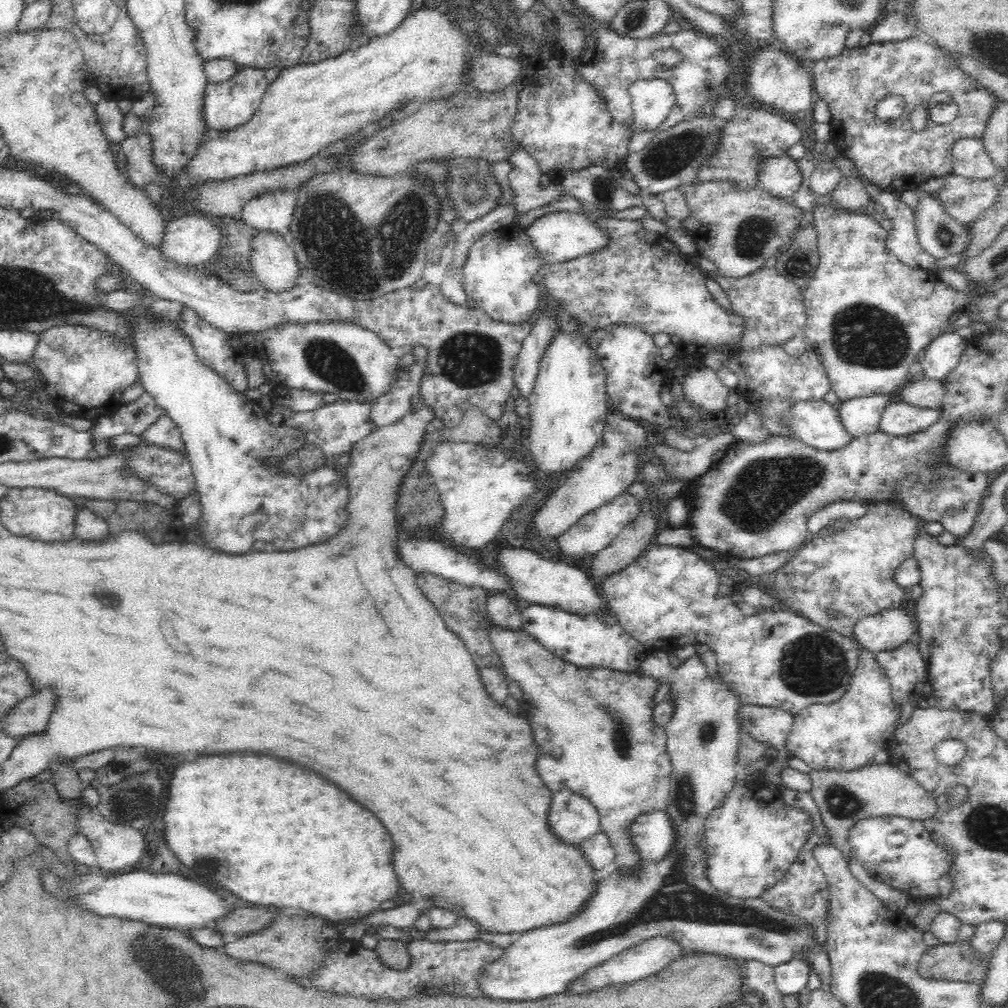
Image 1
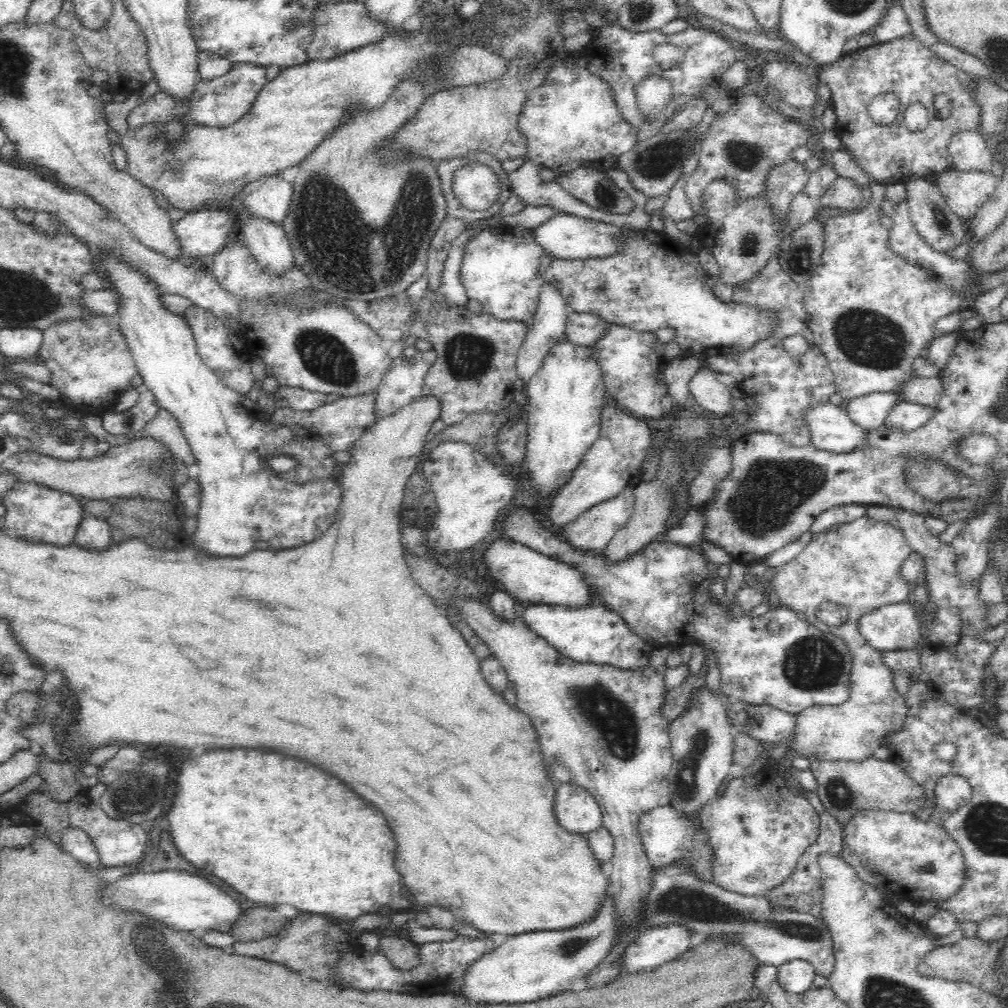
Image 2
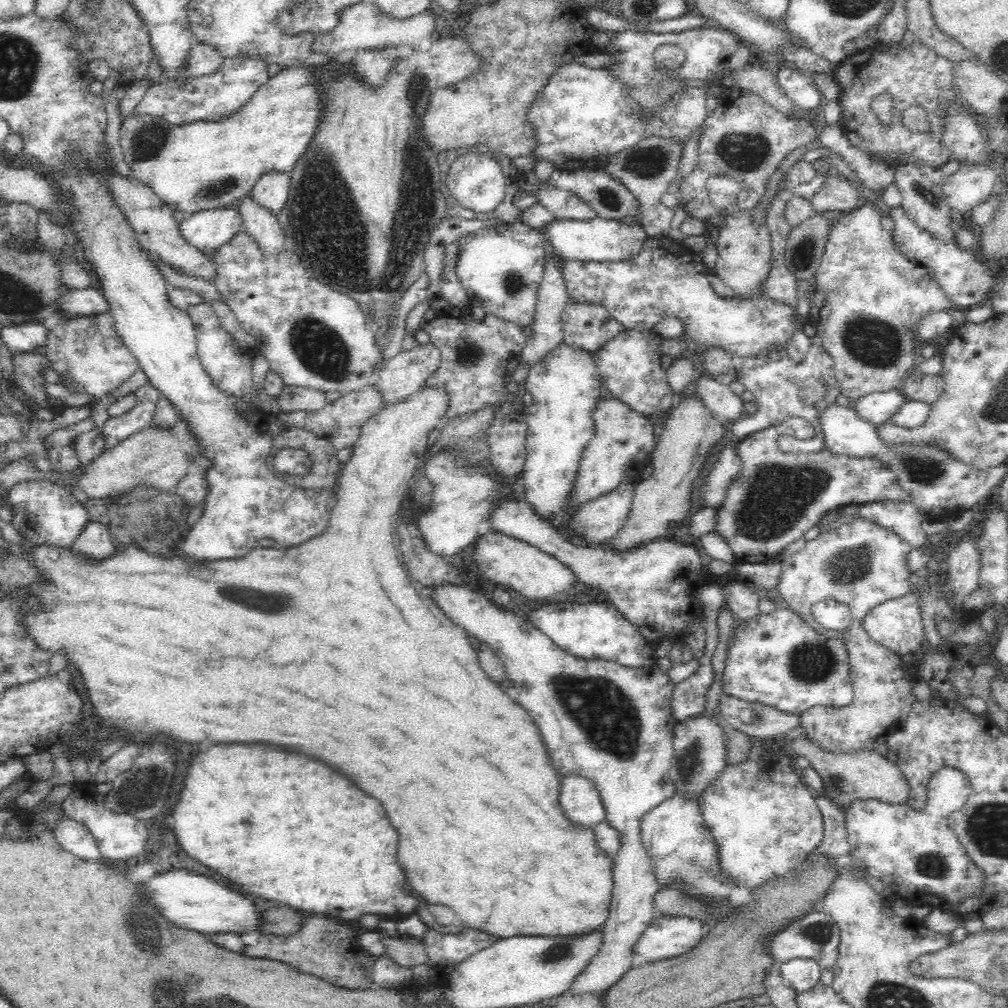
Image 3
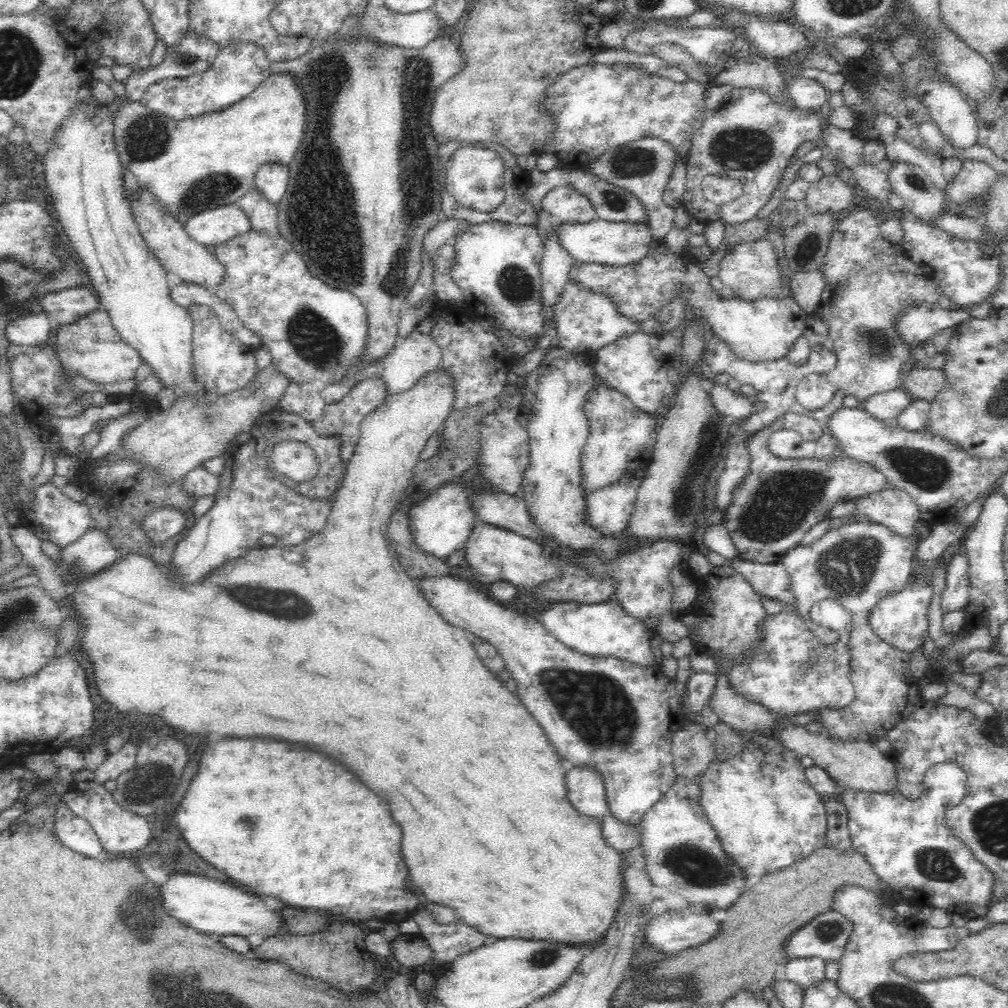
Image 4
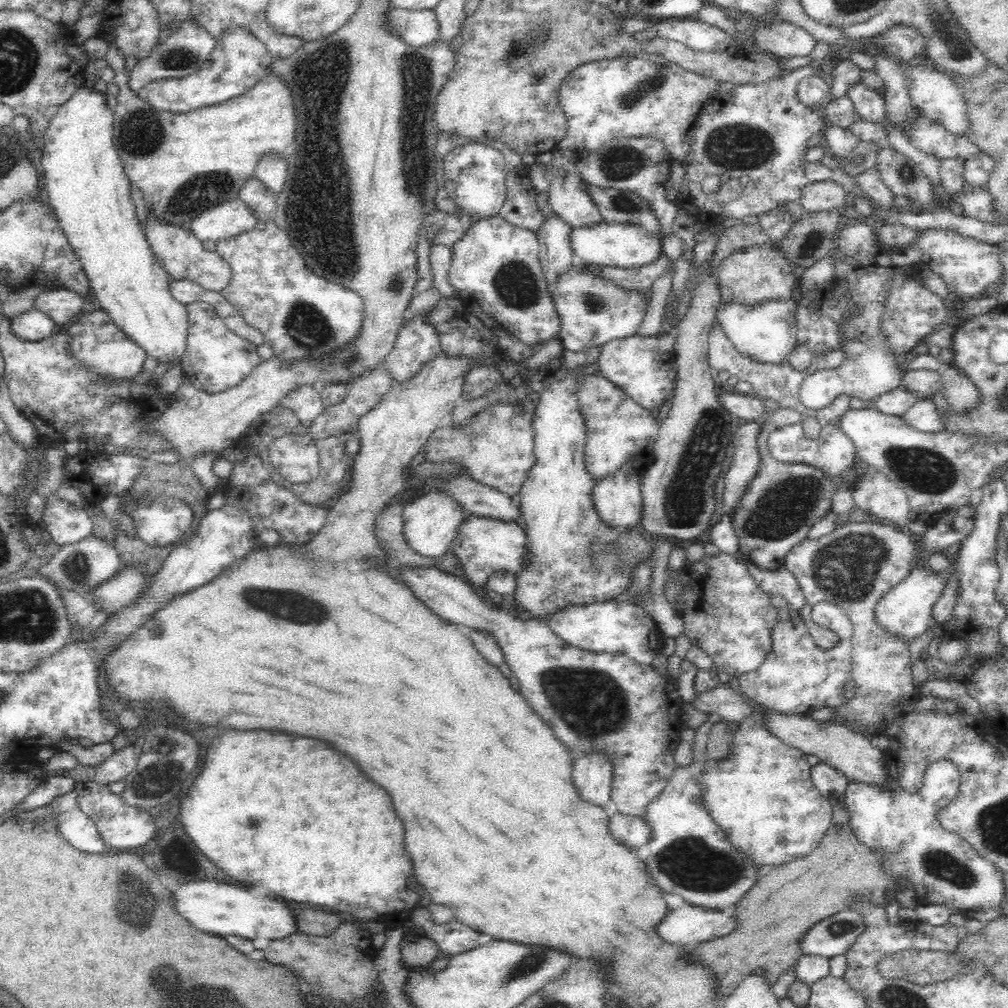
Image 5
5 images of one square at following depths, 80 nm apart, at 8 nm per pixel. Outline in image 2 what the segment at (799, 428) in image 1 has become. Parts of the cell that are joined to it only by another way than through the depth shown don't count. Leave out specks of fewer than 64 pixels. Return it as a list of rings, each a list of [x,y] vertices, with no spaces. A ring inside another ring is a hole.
[[[843,405],[811,406],[806,426],[812,431],[812,444],[829,453],[842,454],[870,448],[868,429],[856,423]]]

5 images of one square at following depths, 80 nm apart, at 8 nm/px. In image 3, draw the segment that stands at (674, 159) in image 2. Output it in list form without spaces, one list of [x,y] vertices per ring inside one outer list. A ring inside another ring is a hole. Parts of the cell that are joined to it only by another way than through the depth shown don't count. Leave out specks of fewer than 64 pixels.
[[[652,136],[640,140],[638,144],[626,150],[606,156],[606,161],[600,168],[604,174],[625,186],[638,199],[641,226],[646,229],[650,239],[665,240],[671,229],[675,213],[671,208],[662,205],[660,197],[670,183],[676,180],[682,154],[683,148],[676,141]]]

